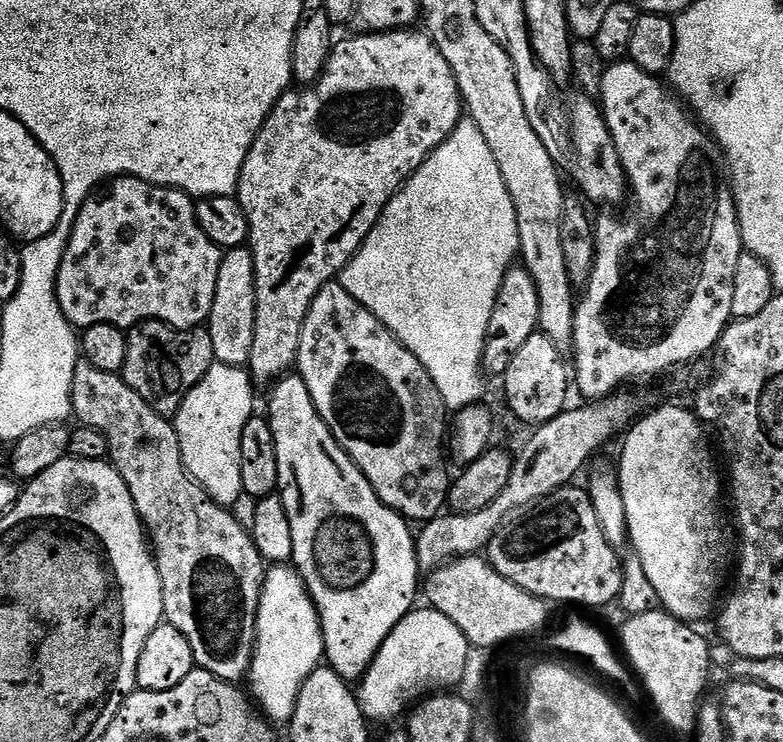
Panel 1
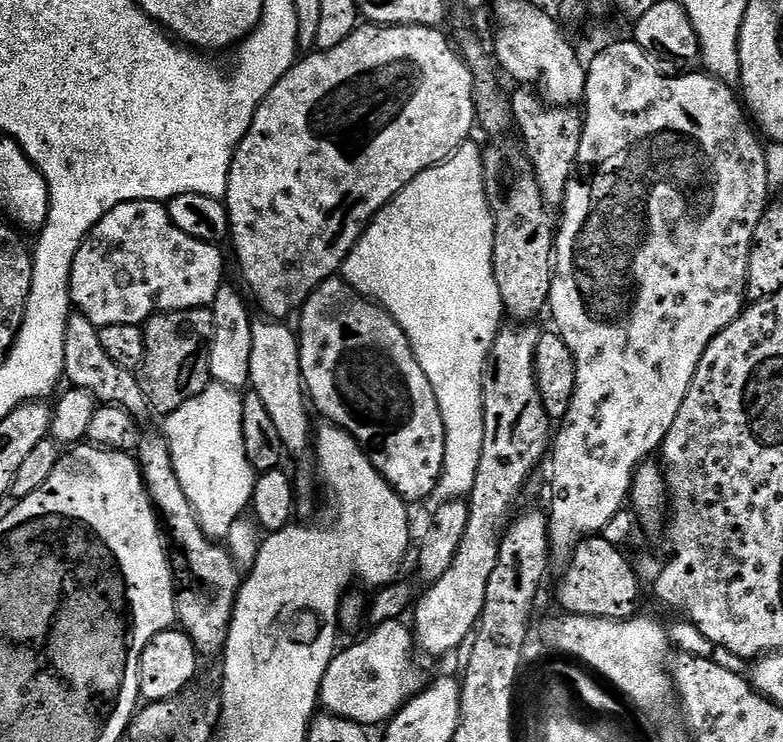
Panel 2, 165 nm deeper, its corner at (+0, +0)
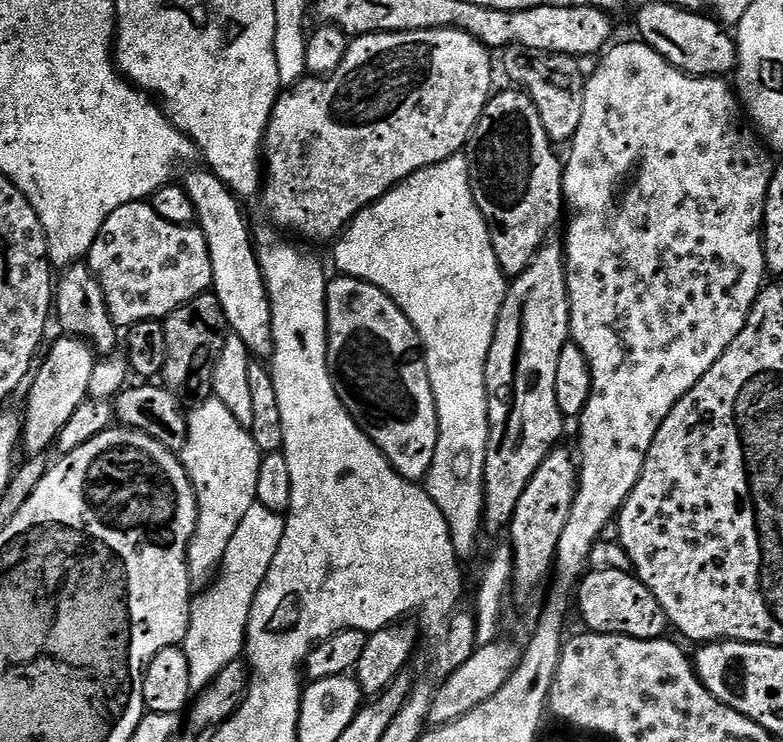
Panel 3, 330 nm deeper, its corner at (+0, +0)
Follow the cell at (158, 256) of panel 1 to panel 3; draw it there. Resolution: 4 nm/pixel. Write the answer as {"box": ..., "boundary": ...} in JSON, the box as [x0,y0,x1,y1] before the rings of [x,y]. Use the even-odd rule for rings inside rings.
{"box":[86,202,212,326],"boundary":[[[148,202],[118,206],[102,222],[86,263],[102,286],[110,318],[118,326],[131,326],[143,320],[163,321],[178,306],[212,287],[212,263],[204,233],[196,226],[158,218]]]}

